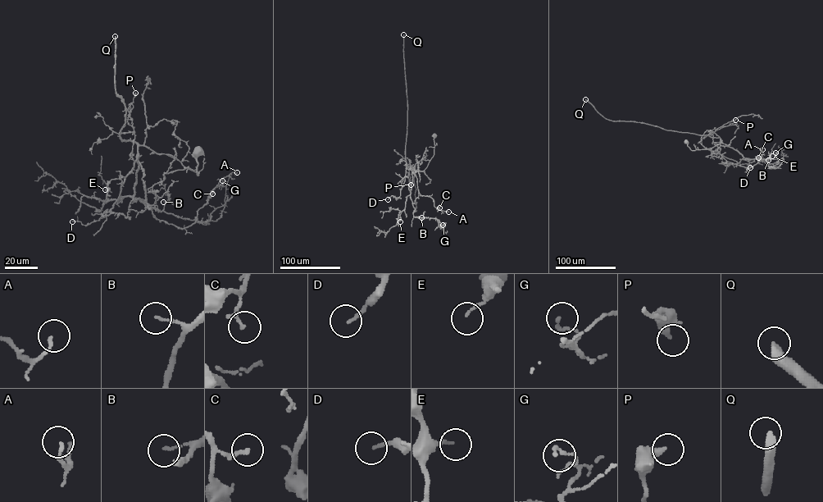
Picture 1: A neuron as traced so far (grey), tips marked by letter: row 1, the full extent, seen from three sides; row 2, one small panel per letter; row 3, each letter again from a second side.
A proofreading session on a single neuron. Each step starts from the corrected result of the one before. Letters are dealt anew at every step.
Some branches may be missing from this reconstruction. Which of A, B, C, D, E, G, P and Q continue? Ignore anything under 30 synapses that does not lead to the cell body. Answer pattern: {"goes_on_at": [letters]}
{"goes_on_at": ["Q"]}

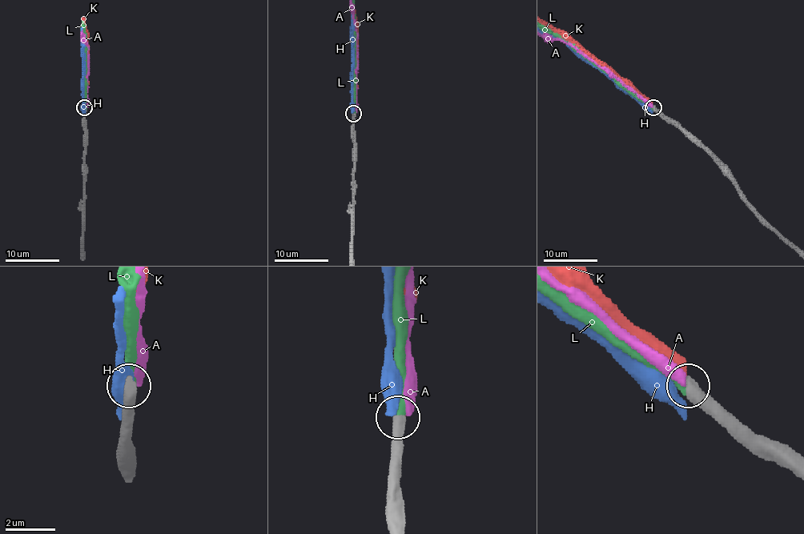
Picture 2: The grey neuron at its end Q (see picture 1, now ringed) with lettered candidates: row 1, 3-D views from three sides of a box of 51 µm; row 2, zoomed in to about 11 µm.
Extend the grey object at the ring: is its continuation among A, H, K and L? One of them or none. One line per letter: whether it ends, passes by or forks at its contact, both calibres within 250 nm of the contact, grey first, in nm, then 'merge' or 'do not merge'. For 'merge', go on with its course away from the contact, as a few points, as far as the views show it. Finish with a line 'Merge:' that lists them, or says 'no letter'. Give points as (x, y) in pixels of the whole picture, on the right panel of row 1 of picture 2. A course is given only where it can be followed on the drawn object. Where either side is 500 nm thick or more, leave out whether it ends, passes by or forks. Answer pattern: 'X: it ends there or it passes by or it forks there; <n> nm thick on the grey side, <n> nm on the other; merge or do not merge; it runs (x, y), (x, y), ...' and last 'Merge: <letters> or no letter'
A: it ends there; 480 nm thick on the grey side, 400 nm on the other; do not merge
H: 550 nm thick on the grey side, 550 nm on the other; do not merge
K: it ends there; 440 nm thick on the grey side, 380 nm on the other; do not merge
L: 500 nm thick on the grey side, 480 nm on the other; merge
Merge: L

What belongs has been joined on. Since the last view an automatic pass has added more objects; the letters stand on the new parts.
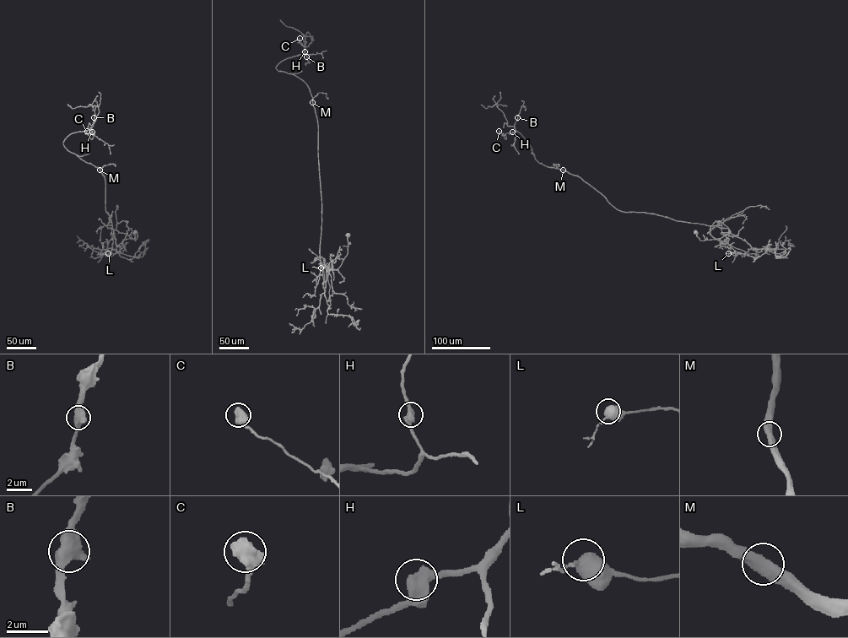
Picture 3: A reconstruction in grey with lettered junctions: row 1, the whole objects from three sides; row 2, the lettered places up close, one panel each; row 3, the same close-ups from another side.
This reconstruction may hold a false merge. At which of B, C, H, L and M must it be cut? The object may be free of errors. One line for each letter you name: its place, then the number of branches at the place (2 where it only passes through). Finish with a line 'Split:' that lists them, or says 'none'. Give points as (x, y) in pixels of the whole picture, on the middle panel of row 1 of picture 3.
Split: none

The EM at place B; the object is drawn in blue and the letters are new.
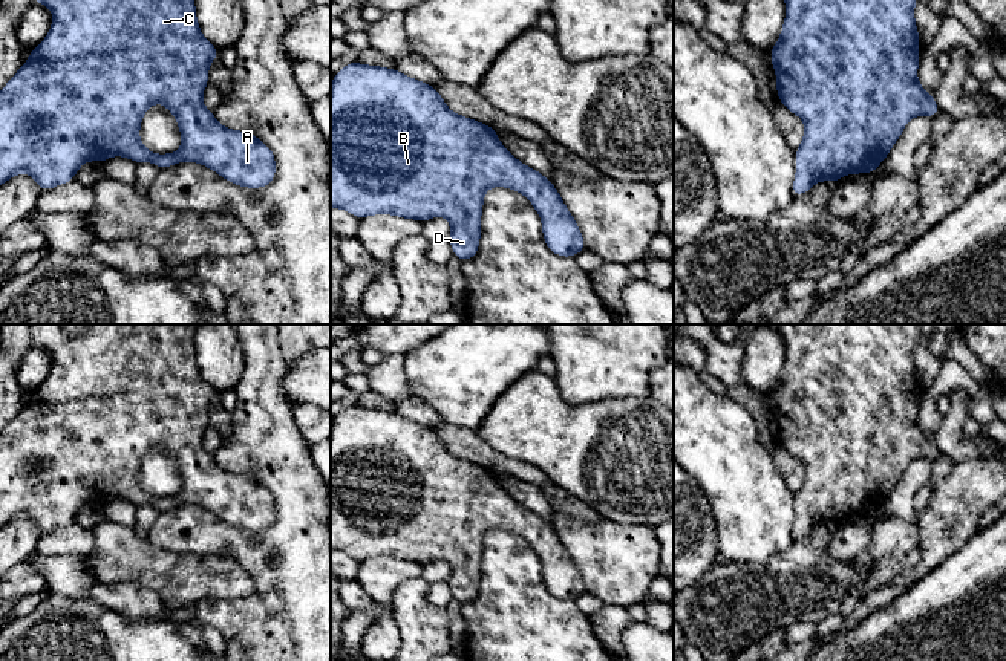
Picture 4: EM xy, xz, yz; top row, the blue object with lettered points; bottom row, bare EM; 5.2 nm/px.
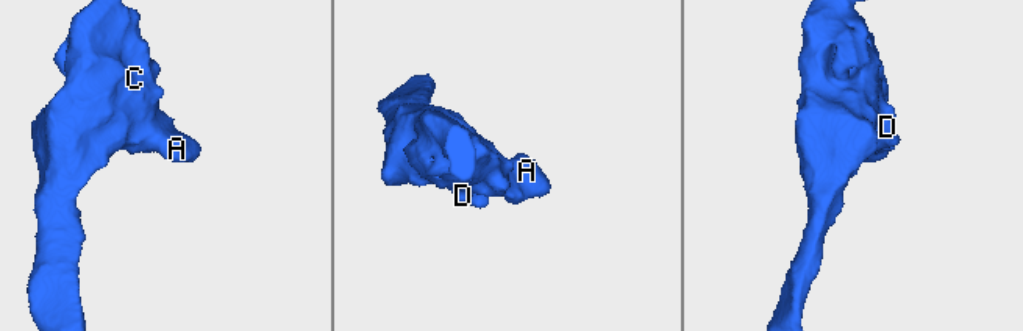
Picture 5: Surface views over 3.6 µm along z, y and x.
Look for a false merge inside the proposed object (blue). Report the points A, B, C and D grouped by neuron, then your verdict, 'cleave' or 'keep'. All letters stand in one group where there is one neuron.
A B C D; keep

